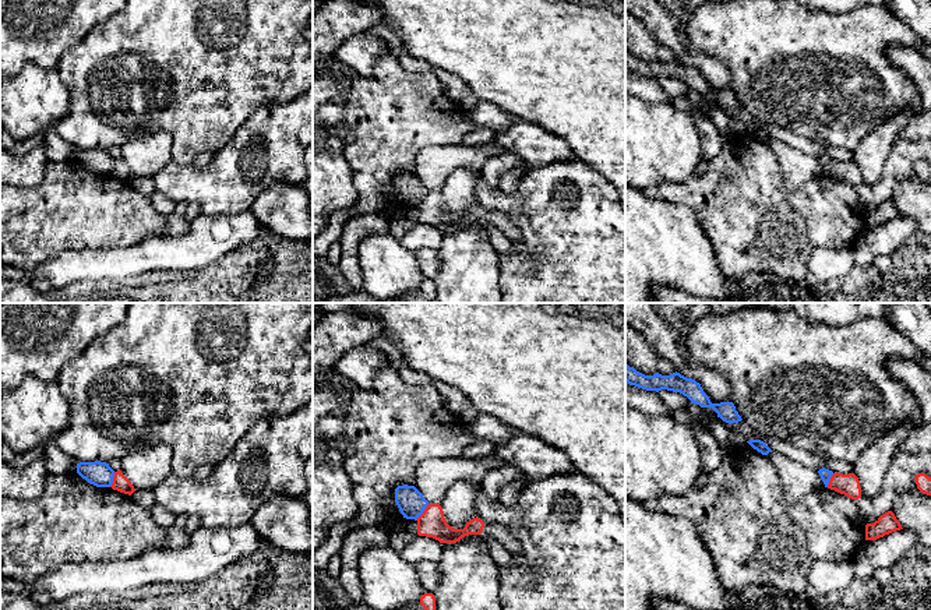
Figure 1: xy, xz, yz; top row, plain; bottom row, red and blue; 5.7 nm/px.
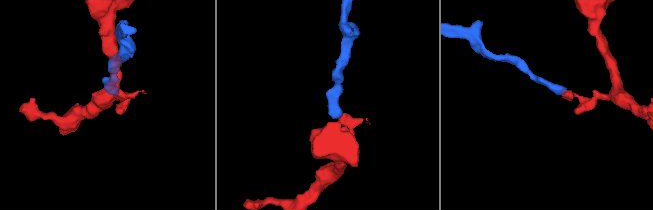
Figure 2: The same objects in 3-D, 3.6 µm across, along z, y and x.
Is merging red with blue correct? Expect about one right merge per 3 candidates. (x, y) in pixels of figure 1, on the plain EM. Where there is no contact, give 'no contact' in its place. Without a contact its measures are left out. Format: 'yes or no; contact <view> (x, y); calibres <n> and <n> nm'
no; contact xz (423, 200); calibres 160 and 160 nm

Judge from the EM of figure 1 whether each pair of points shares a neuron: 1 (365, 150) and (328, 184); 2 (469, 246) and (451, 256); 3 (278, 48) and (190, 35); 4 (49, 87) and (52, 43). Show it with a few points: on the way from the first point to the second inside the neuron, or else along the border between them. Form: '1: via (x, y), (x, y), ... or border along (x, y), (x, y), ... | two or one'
1: border along (344, 148), (344, 157), (358, 193), (356, 197) | two
2: via (465, 250), (455, 256) | one
3: via (256, 50), (231, 50), (222, 55), (208, 55) | one
4: border along (57, 69), (42, 69), (28, 62), (18, 73) | two

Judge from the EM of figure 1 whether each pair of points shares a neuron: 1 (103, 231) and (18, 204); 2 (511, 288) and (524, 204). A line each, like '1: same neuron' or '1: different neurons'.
1: same neuron
2: same neuron

